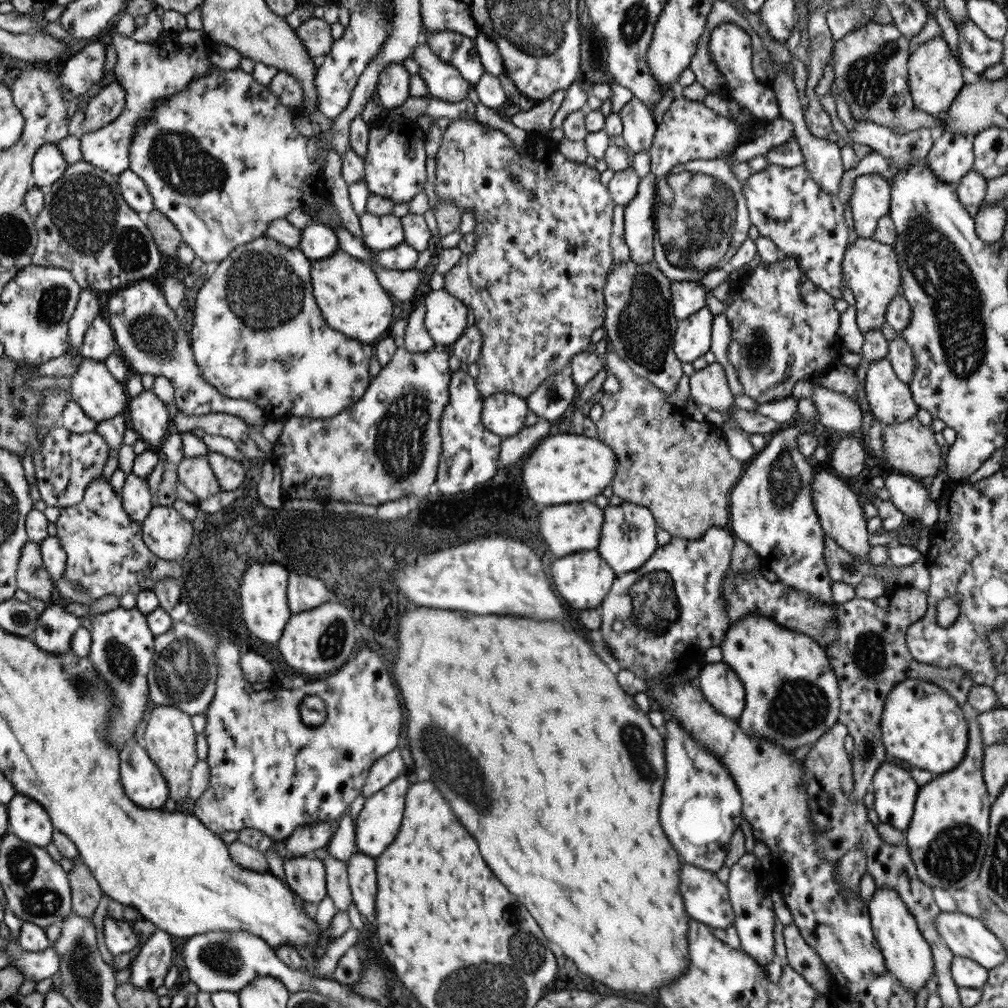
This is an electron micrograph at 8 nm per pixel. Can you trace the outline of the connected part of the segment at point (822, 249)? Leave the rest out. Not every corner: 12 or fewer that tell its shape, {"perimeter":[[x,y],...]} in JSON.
{"perimeter":[[802,165],[742,185],[749,222],[805,278],[841,299],[843,204]]}

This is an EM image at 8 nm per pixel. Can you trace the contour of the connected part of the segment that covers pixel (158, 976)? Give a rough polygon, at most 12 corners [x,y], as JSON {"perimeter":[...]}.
{"perimeter":[[156,928],[130,962],[129,982],[155,991],[171,965],[170,935]]}

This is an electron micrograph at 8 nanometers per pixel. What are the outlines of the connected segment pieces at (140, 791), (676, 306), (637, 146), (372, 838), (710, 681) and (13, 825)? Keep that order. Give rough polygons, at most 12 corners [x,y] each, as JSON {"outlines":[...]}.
{"outlines":[[[132,739],[118,752],[118,780],[142,809],[159,809],[168,786]],[[672,281],[674,317],[680,321],[705,307],[699,281]],[[641,101],[619,110],[625,147],[634,154],[651,147],[656,124]],[[401,774],[365,798],[354,824],[359,853],[393,842],[410,783]],[[722,660],[695,678],[715,712],[736,720],[744,708],[739,677]],[[14,794],[6,806],[9,832],[44,847],[52,842],[49,815]]]}

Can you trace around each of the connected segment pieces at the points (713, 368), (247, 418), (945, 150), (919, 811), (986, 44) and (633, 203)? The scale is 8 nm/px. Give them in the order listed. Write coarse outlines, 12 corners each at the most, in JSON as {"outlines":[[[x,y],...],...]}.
{"outlines":[[[715,362],[689,376],[697,406],[723,413],[733,396]],[[151,278],[107,301],[130,372],[165,377],[187,416],[264,424],[250,400],[205,384],[185,325]],[[941,134],[926,154],[929,171],[956,186],[972,170],[971,137]],[[969,719],[961,764],[919,787],[905,830],[917,876],[978,876],[991,798]],[[968,17],[956,24],[962,68],[981,76],[1001,60],[988,39]],[[642,177],[624,206],[630,260],[653,261],[656,181]]]}

